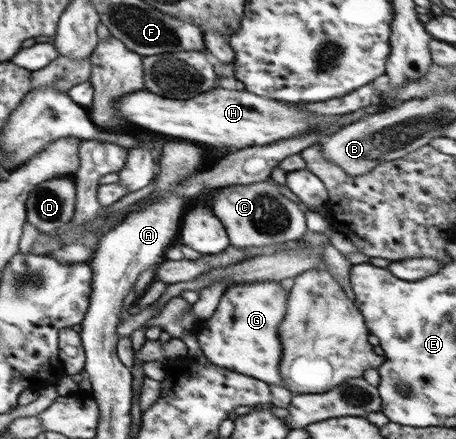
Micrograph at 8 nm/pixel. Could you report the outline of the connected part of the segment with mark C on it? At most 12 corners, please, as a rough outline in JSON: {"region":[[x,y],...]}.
{"region":[[272,178],[219,188],[230,245],[300,240],[306,213]]}

